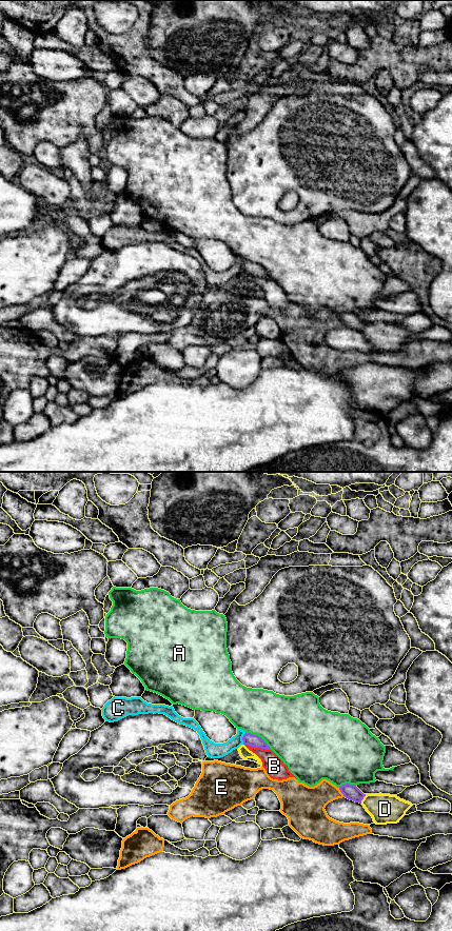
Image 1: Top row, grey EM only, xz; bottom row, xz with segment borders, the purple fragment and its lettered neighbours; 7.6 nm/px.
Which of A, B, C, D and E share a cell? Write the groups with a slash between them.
A / B / C / D / E

